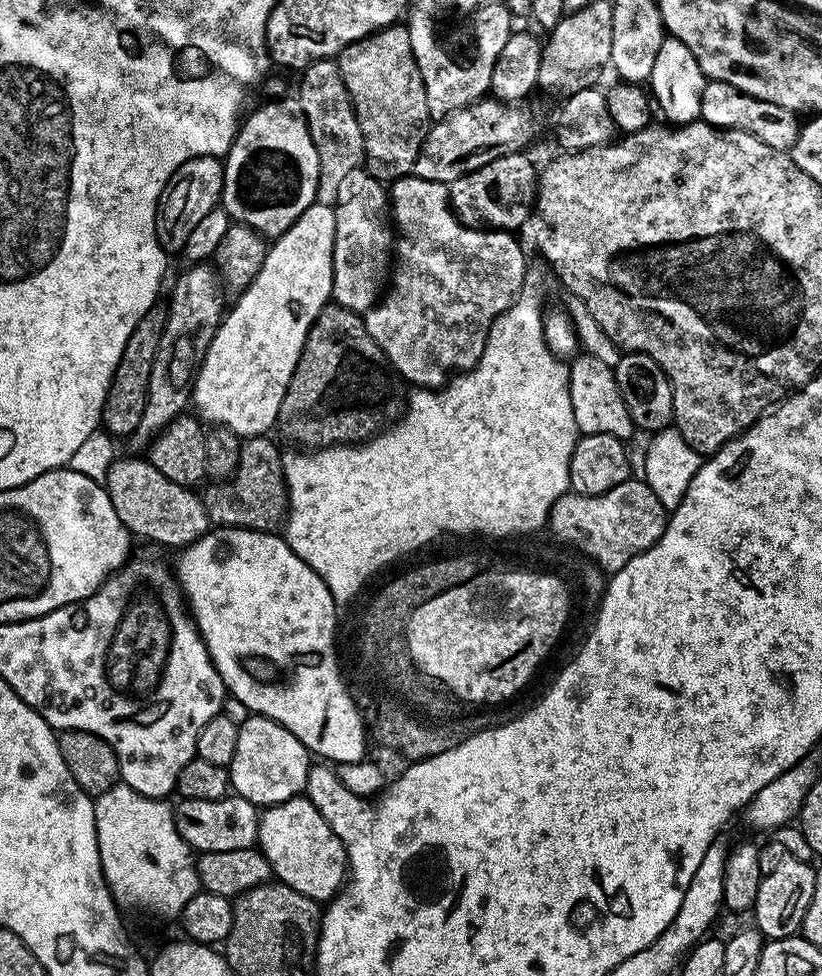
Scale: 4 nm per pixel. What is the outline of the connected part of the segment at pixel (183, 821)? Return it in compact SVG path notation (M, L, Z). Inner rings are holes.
M229 794L218 798L214 802L206 802L203 798L181 799L175 805L176 825L178 834L192 847L193 853L217 852L218 850L246 850L247 848L257 847L258 826L260 825L261 809L255 804L251 804L246 798Z

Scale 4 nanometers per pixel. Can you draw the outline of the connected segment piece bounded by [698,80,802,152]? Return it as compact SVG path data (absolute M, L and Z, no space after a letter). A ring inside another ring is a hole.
M708 80L700 95L699 119L706 124L712 124L716 128L737 128L742 132L749 132L766 146L774 146L779 152L788 152L794 146L802 127L797 113L789 108L774 106L772 102L759 100L753 96L747 96L745 92L739 92L734 86L726 82Z

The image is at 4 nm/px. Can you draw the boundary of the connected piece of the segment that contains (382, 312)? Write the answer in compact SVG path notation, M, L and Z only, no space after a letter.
M415 174L391 181L390 216L394 221L394 267L390 272L390 283L380 296L379 303L363 313L364 325L370 338L378 342L397 373L409 385L418 386L422 356L426 356L416 336L416 322L420 316L418 308L422 306L422 280L432 286L432 276L440 276L440 284L444 274L442 270L450 268L450 264L468 262L462 258L454 260L454 256L470 256L472 260L482 258L486 262L504 266L512 264L512 272L516 272L516 276L526 276L524 252L519 242L512 237L515 235L511 231L469 228L452 213L452 204L448 201L448 185L430 182Z

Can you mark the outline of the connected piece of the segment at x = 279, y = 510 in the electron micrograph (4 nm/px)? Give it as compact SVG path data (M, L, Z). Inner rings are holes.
M252 434L242 443L242 458L230 480L212 482L202 492L209 521L222 528L245 528L255 532L276 532L288 514L288 487L284 477L284 458L279 448L264 434Z

